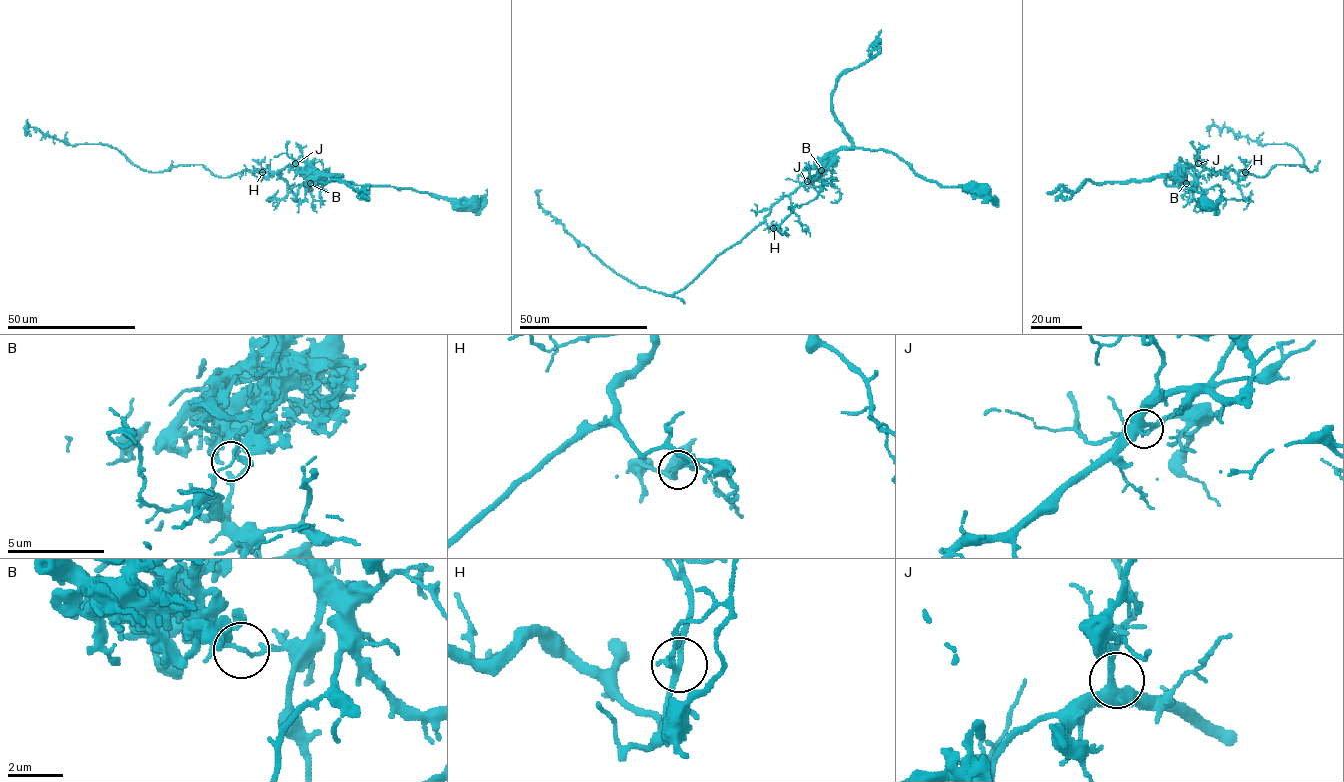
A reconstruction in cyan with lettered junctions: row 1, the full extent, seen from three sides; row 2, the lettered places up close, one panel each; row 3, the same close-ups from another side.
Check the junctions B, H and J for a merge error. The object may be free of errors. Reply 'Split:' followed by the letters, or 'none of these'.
Split: B

